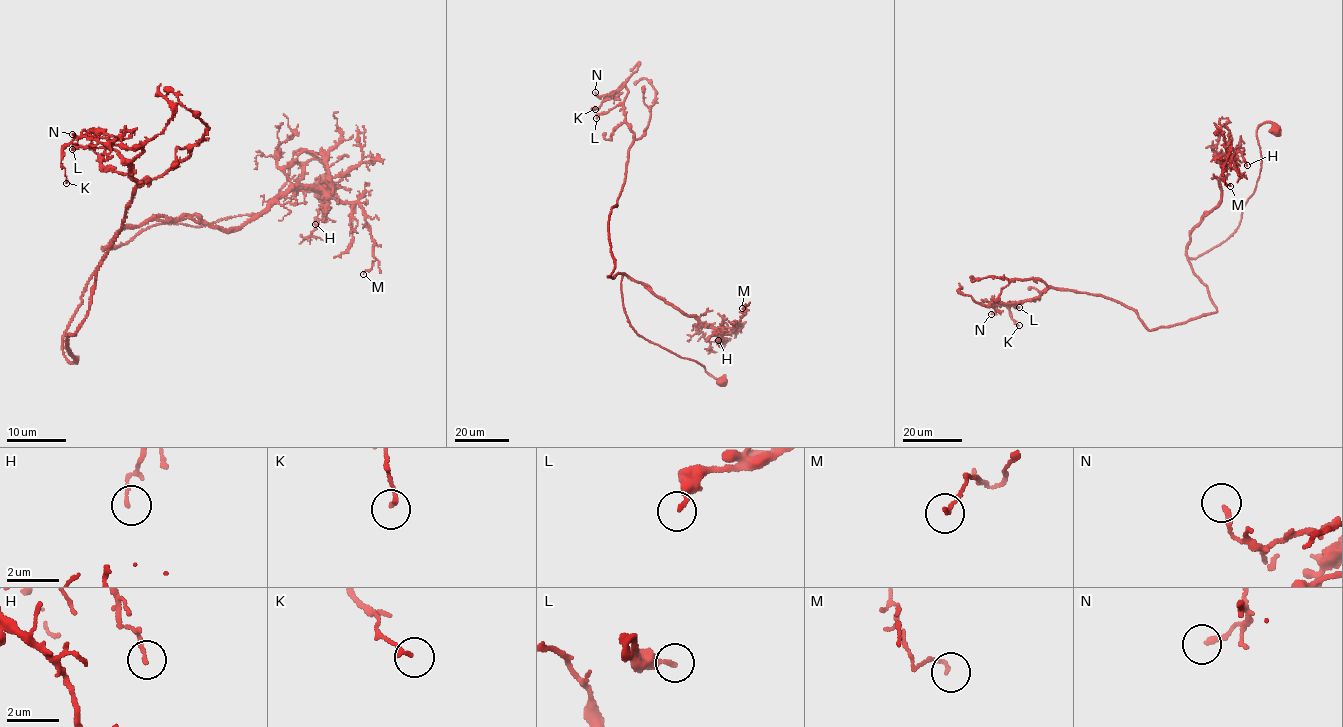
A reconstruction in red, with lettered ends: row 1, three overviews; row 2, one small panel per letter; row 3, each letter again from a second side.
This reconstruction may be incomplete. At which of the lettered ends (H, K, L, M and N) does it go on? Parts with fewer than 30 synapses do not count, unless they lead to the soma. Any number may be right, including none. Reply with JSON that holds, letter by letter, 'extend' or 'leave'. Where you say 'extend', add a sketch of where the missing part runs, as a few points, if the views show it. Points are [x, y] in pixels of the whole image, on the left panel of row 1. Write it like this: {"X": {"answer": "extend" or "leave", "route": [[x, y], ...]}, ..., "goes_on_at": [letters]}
{"H": {"answer": "leave"}, "K": {"answer": "leave"}, "L": {"answer": "leave"}, "M": {"answer": "leave"}, "N": {"answer": "leave"}, "goes_on_at": []}

